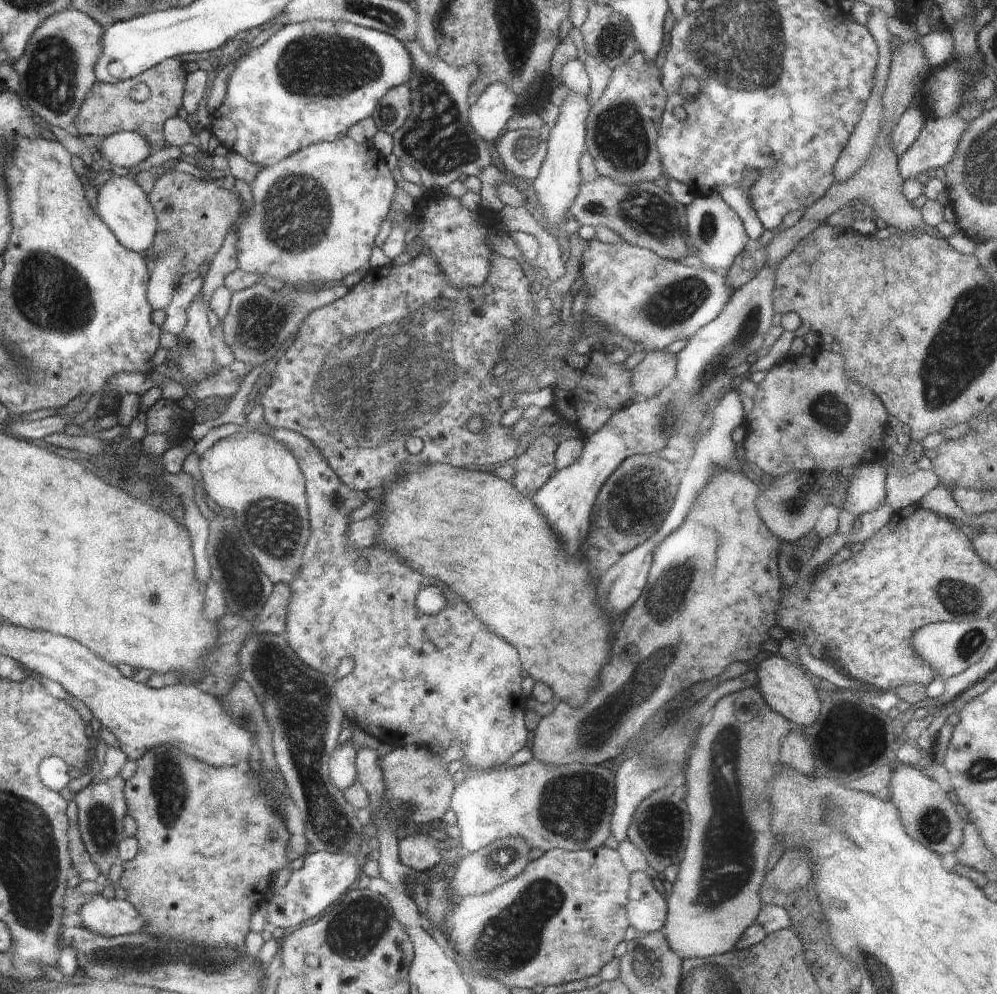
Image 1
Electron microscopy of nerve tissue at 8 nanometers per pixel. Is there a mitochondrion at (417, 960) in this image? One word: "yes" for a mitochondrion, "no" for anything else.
no

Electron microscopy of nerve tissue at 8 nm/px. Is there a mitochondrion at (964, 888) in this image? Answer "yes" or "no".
no

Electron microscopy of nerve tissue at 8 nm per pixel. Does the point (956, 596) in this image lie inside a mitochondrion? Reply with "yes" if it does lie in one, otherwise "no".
yes

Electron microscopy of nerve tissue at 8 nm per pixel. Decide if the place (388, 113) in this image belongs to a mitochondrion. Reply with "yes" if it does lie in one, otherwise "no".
yes

